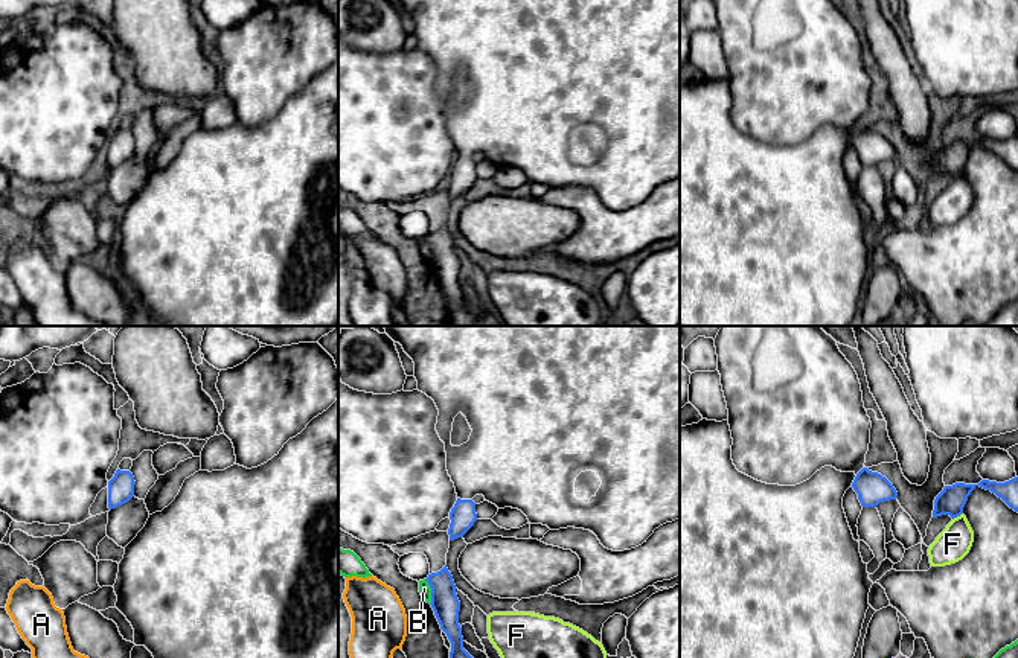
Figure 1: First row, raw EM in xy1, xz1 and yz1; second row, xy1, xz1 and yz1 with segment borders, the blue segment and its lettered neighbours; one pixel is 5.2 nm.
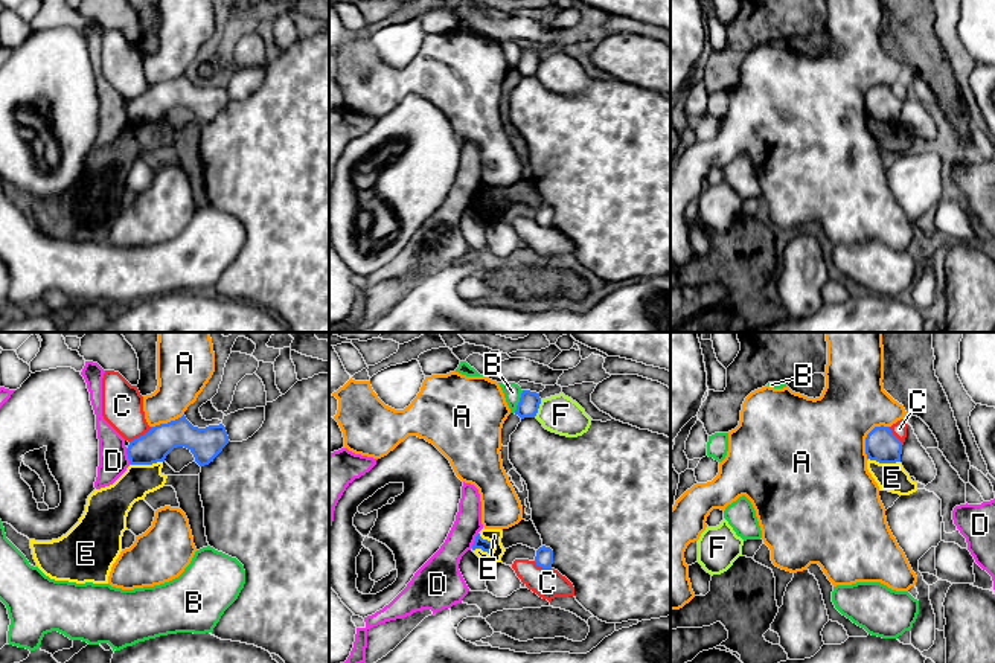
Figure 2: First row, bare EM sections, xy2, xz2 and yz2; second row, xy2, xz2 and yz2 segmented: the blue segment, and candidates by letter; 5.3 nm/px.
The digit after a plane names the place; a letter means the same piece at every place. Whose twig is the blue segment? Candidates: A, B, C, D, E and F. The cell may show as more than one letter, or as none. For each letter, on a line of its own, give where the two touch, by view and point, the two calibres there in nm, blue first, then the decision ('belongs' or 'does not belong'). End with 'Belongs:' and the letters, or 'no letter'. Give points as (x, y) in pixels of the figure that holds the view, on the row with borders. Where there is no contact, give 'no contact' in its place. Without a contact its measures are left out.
A: meets blue in yz2 at (867, 436); 170 nm thick on the blue side, 460 nm on the other; does not belong
B: meets blue in xz1 at (432, 591); 140 nm thick on the blue side, 60 nm on the other; does not belong
C: meets blue in xy2 at (140, 436); 170 nm thick on the blue side, 220 nm on the other; does not belong
D: meets blue in xy2 at (128, 456); 170 nm thick on the blue side, 160 nm on the other; does not belong
E: meets blue in xz2 at (489, 541); 60 nm thick on the blue side, 80 nm on the other; does not belong
F: meets blue in xz2 at (537, 409); 110 nm thick on the blue side, 200 nm on the other; does not belong
Belongs: no letter

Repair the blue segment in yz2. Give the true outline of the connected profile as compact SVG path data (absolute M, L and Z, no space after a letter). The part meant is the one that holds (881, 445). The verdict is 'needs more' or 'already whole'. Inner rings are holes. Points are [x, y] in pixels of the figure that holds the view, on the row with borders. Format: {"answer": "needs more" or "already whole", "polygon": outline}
{"answer": "already whole", "polygon": "M875 427L865 437L867 459L879 463L901 462L902 442L891 433L890 427Z"}

